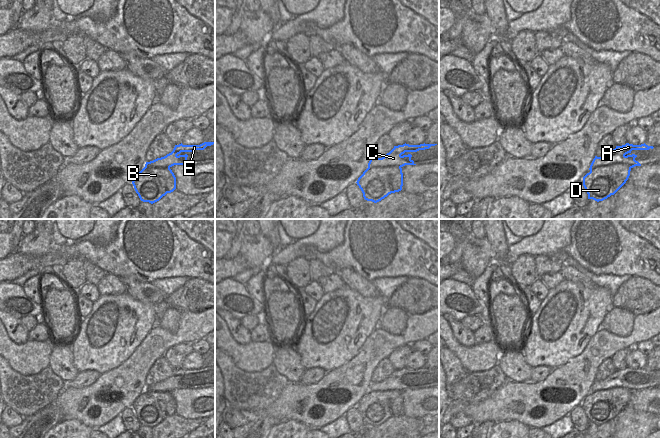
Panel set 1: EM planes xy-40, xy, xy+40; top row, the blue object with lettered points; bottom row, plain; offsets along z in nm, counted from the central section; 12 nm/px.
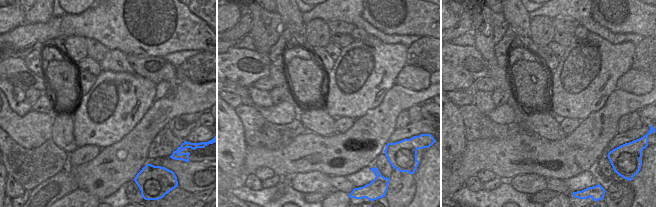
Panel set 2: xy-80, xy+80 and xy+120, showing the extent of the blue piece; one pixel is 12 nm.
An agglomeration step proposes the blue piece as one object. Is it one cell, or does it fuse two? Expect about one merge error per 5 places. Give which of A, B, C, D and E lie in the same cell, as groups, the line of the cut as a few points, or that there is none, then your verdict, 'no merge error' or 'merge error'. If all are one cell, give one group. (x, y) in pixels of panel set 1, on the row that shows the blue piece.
A B C D E | no cut | no merge error

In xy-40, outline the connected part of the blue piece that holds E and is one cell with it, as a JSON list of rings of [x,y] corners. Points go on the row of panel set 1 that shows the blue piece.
[[[204,142],[200,145],[175,145],[173,151],[164,157],[146,162],[145,167],[135,175],[132,181],[134,189],[143,202],[151,204],[159,201],[167,193],[176,189],[176,177],[170,169],[174,165],[192,165],[187,161],[188,155],[181,152],[204,150],[215,142]]]

